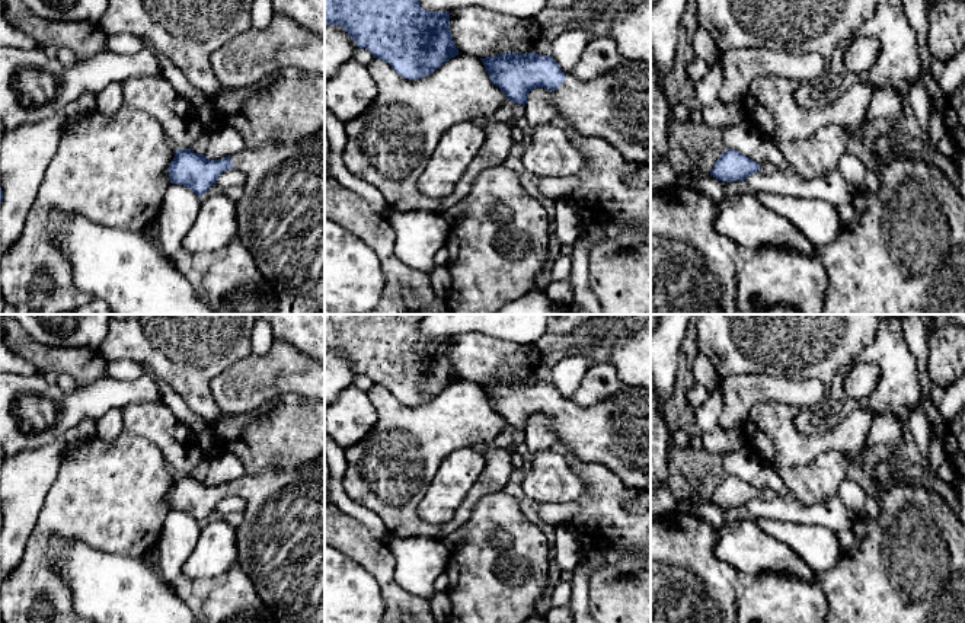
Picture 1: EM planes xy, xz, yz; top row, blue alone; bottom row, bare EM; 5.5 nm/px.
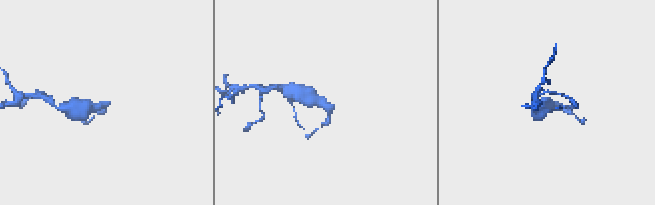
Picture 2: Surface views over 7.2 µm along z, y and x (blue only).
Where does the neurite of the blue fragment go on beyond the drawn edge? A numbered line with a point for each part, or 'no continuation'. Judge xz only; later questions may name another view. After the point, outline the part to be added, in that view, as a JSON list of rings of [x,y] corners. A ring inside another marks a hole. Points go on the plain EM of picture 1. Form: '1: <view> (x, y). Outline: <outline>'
1: xz (616, 433). Outline: [[[626,386],[616,396],[588,406],[566,400],[553,418],[556,448],[585,463],[601,463],[622,482],[640,492],[651,492],[651,389]]]

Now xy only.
1: xy (280, 543). Outline: [[[325,466],[246,473],[231,482],[231,489],[246,501],[243,521],[236,527],[237,562],[259,598],[272,608],[277,623],[325,623]]]

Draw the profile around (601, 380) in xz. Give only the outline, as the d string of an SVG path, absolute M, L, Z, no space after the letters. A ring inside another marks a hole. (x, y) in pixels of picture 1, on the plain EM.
M608 361L594 364L581 381L575 402L584 406L600 403L605 397L616 396L626 386L619 378L614 365Z

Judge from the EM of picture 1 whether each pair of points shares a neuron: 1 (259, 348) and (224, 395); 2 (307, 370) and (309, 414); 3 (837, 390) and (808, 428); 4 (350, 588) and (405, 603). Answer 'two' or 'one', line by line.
1: two
2: two
3: one
4: two

